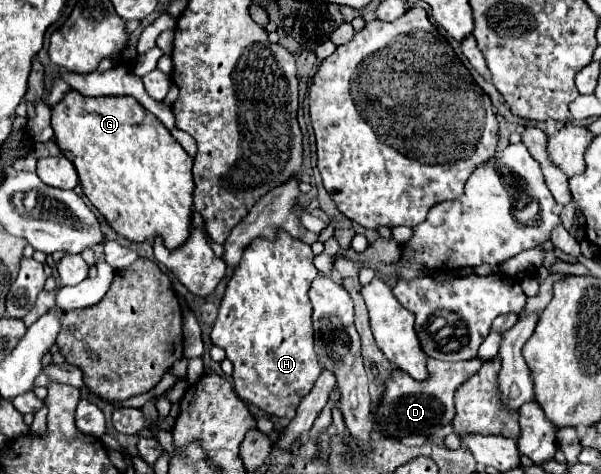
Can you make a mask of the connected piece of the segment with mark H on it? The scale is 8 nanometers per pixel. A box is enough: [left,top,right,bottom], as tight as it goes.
[211,234,321,418]

